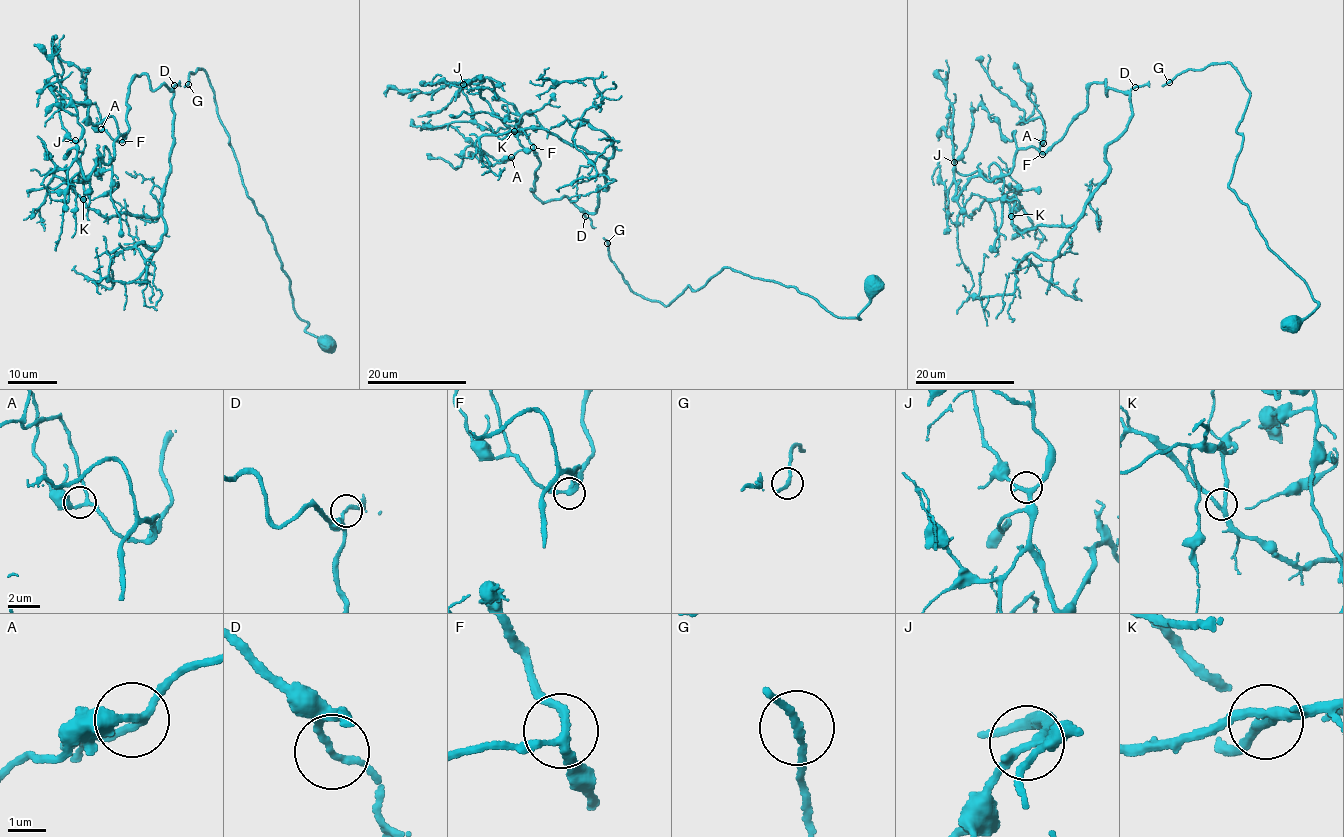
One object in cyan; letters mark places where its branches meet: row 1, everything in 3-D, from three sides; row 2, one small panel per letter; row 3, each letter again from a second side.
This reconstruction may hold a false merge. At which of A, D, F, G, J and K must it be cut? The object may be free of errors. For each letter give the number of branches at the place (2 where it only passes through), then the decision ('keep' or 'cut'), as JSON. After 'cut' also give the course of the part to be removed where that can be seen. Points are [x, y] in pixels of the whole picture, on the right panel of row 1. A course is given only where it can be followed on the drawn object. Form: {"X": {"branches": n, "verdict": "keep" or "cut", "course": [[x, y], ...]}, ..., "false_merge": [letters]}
{"A": {"branches": 3, "verdict": "keep"}, "D": {"branches": 2, "verdict": "keep"}, "F": {"branches": 3, "verdict": "keep"}, "G": {"branches": 2, "verdict": "keep"}, "J": {"branches": 3, "verdict": "keep"}, "K": {"branches": 3, "verdict": "keep"}, "false_merge": []}

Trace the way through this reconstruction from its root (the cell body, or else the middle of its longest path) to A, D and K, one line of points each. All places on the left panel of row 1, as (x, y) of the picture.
A: (324, 341), (294, 309), (203, 70), (172, 88), (153, 89), (135, 75), (127, 133), (114, 140), (101, 129)
D: (324, 341), (294, 309), (203, 70), (174, 85)
K: (324, 341), (294, 309), (203, 70), (173, 87), (160, 214), (105, 218), (83, 199)

